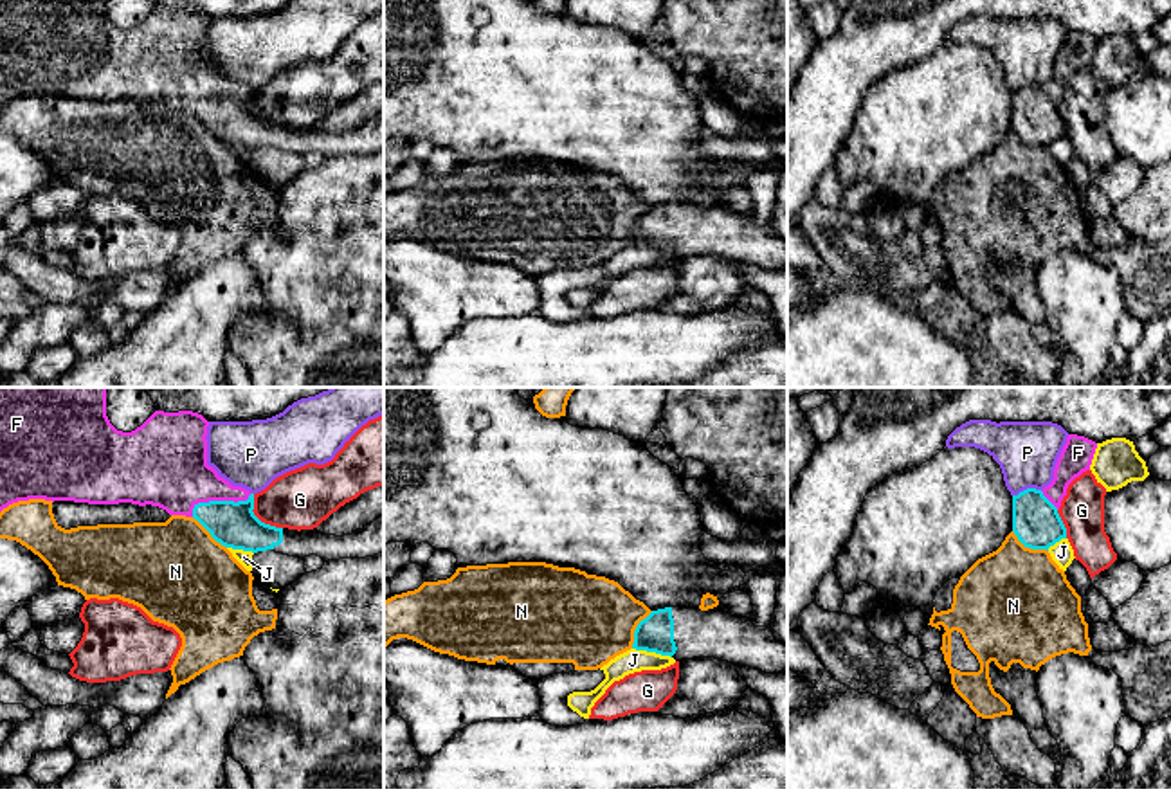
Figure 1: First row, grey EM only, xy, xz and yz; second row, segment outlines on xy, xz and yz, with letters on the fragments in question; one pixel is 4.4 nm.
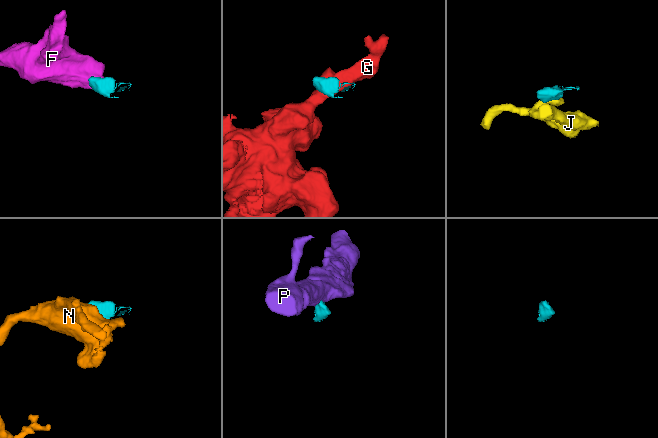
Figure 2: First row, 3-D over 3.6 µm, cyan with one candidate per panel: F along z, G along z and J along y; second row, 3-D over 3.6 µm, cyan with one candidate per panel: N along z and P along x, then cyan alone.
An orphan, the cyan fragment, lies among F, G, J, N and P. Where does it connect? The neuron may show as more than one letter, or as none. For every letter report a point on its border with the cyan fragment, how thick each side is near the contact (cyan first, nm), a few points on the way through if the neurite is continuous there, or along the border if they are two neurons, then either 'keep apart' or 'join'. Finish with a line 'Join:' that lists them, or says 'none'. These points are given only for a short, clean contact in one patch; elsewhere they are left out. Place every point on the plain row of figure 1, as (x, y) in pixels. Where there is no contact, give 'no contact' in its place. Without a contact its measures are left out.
F: meets cyan in xy at (218, 98); 200 nm thick on the cyan side, 320 nm on the other; runs through xy (233, 121), (218, 98), (184, 81), (172, 69); join
G: meets cyan in xy at (256, 114); 200 nm thick on the cyan side, 280 nm on the other; border along xy (253, 90), (253, 108), (262, 117), (281, 125); keep apart
J: meets cyan in xz at (653, 247); 160 nm thick on the cyan side, 100 nm on the other; border along xz (633, 244), (671, 254); keep apart
N: meets cyan in xz at (636, 226); 160 nm thick on the cyan side, 400 nm on the other; keep apart
P: meets cyan in yz at (1027, 85); 220 nm thick on the cyan side, 280 nm on the other; border along yz (1040, 85), (1024, 85), (1013, 92); keep apart
Join: F

